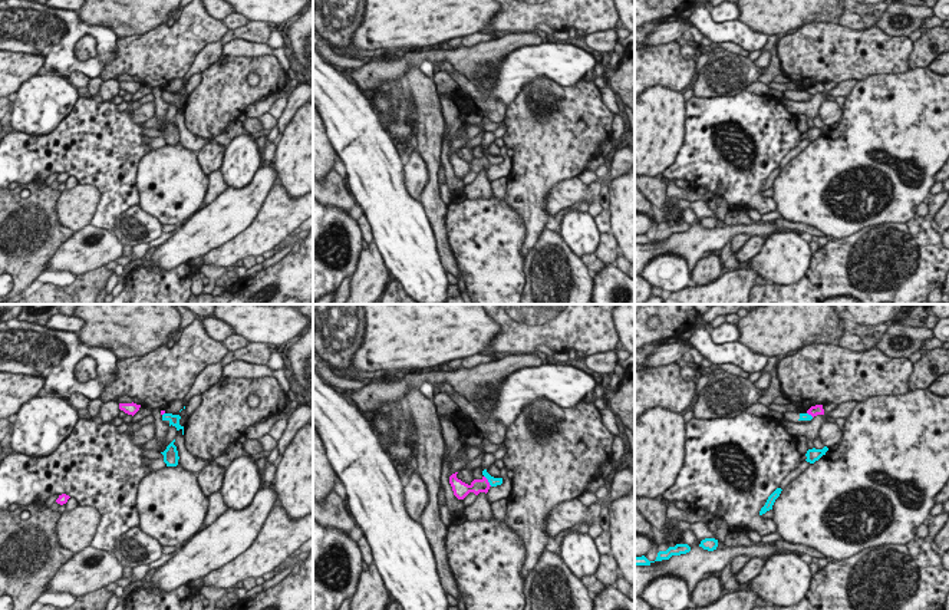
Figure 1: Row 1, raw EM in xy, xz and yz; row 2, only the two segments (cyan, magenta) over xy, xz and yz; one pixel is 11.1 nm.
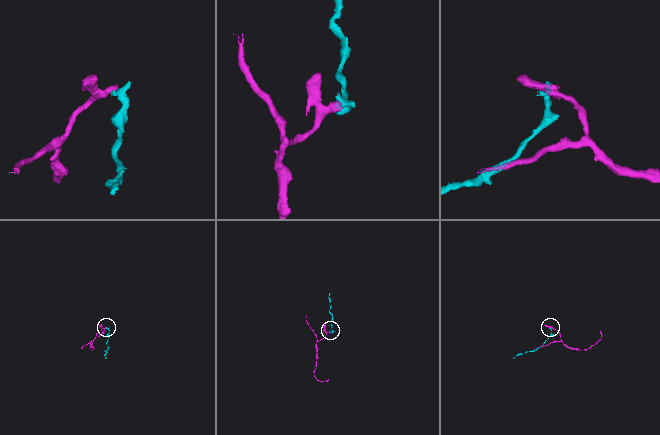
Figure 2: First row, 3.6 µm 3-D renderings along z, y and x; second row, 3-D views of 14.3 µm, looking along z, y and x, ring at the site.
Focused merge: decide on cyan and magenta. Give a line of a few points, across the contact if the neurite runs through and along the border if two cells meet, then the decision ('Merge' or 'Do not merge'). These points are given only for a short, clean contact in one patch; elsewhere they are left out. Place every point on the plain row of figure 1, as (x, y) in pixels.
Line: xz (484, 154), (491, 164). Do not merge

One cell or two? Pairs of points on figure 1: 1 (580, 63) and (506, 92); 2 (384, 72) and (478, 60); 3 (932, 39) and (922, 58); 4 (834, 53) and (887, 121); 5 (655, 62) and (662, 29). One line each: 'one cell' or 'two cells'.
1: one cell
2: one cell
3: one cell
4: two cells
5: two cells

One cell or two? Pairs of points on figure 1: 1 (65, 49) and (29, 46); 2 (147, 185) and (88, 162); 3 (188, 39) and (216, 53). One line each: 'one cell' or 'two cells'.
1: one cell
2: two cells
3: two cells

